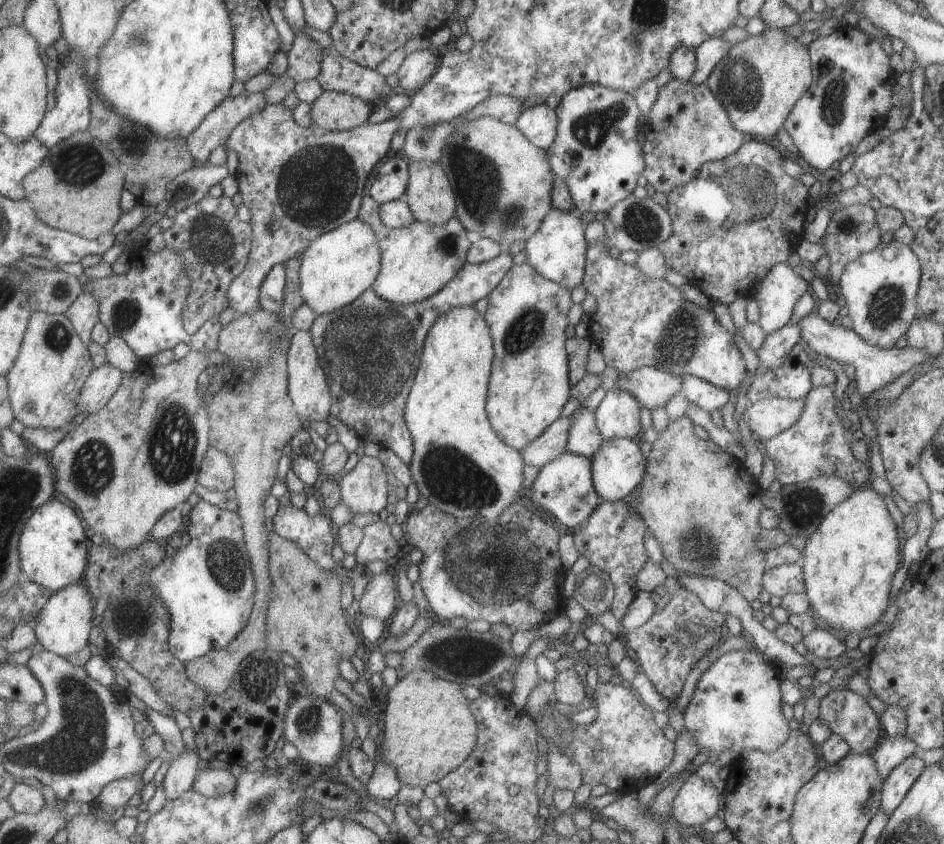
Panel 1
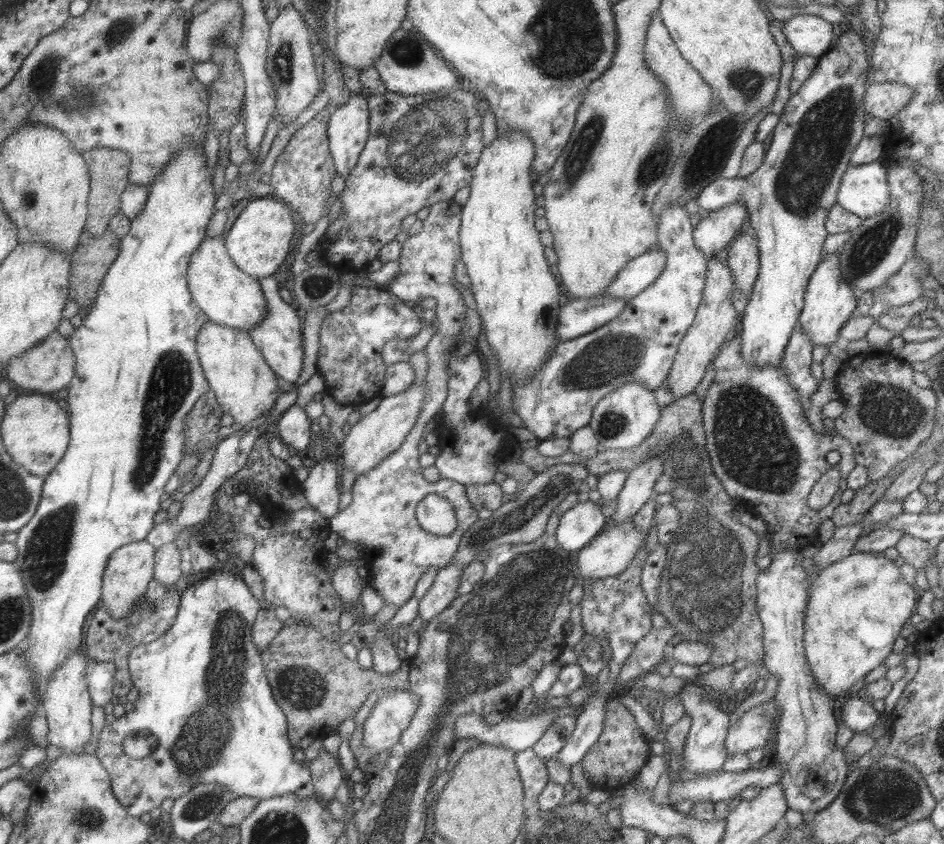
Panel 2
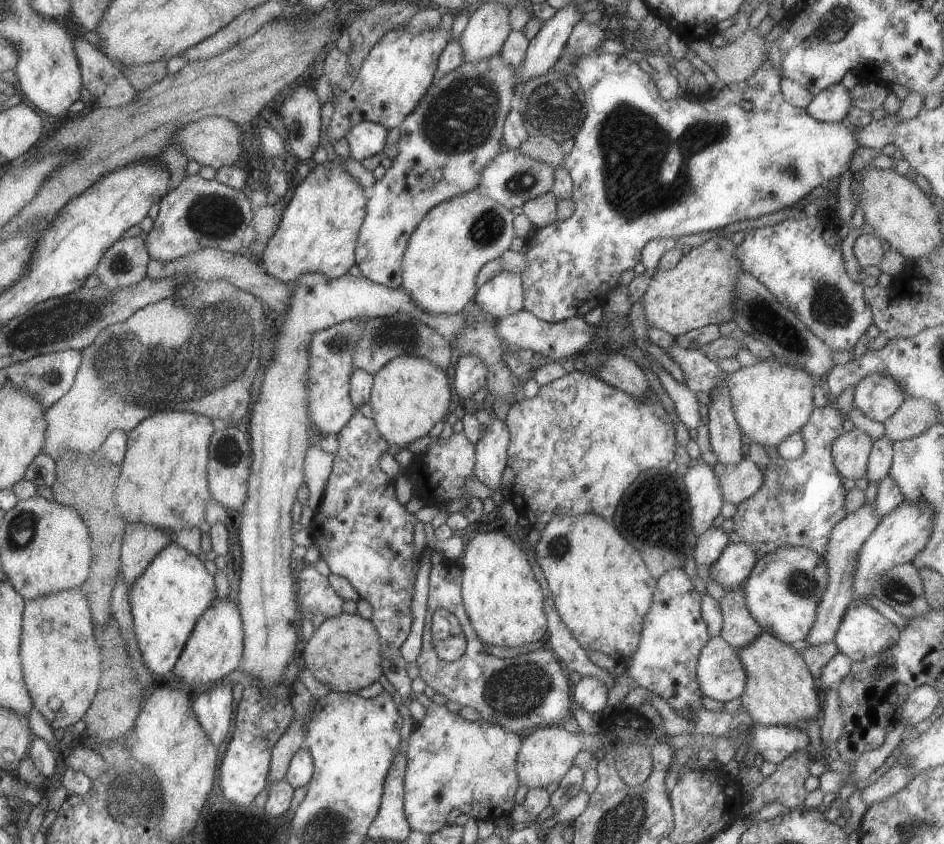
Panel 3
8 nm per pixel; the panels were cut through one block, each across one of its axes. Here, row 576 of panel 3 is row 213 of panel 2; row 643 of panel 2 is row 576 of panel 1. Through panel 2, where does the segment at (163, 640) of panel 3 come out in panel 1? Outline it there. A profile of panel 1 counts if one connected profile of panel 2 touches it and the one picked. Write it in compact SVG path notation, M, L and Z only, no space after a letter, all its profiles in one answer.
M59 496L39 506L26 521L18 541L21 574L51 593L77 583L85 570L88 551L88 540L79 519L76 510Z

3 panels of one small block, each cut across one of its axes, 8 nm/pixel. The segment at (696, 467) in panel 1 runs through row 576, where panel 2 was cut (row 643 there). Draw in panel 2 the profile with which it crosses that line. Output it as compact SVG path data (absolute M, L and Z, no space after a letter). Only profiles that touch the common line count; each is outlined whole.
M695 393L686 394L685 396L674 399L671 404L664 406L660 409L660 419L653 426L652 433L644 438L637 446L630 448L628 451L625 450L615 450L615 449L605 449L604 452L597 453L595 456L592 456L590 459L581 460L579 456L575 454L571 454L571 451L567 449L563 454L555 457L555 462L563 462L563 463L579 463L583 465L588 474L594 474L595 476L601 476L602 474L608 473L610 470L624 470L625 472L629 472L633 467L636 467L639 463L643 462L646 459L647 455L655 455L662 460L662 474L669 475L673 479L672 490L670 490L669 495L672 497L671 506L675 507L677 512L679 513L679 522L676 528L676 533L673 535L671 542L668 544L666 549L665 556L665 567L663 567L663 571L661 571L661 581L659 581L659 587L655 589L657 593L657 601L655 601L655 605L651 605L651 612L655 612L655 614L661 614L665 618L666 624L669 624L673 630L675 630L675 635L679 635L681 637L681 642L691 642L691 643L699 643L699 644L708 644L712 648L711 656L708 658L708 662L713 666L718 667L724 664L731 664L735 662L735 660L744 660L747 664L755 664L762 660L763 654L763 634L762 634L762 623L760 622L755 606L755 598L756 598L756 579L760 574L759 568L756 566L755 560L755 550L757 550L757 544L759 543L759 538L757 533L753 532L753 530L749 529L744 525L741 525L734 518L731 518L731 510L733 507L731 506L731 499L725 491L722 489L721 483L711 470L709 464L709 457L707 456L705 447L704 447L704 434L701 420L701 407L699 404Z

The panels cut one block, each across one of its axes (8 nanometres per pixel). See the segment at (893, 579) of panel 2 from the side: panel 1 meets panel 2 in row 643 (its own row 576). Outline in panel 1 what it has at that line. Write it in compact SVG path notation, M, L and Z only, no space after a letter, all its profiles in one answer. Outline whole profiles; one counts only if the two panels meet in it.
M870 485L854 492L819 524L801 552L804 594L815 615L833 631L861 636L881 622L889 599L890 583L901 560L903 539L895 522Z

